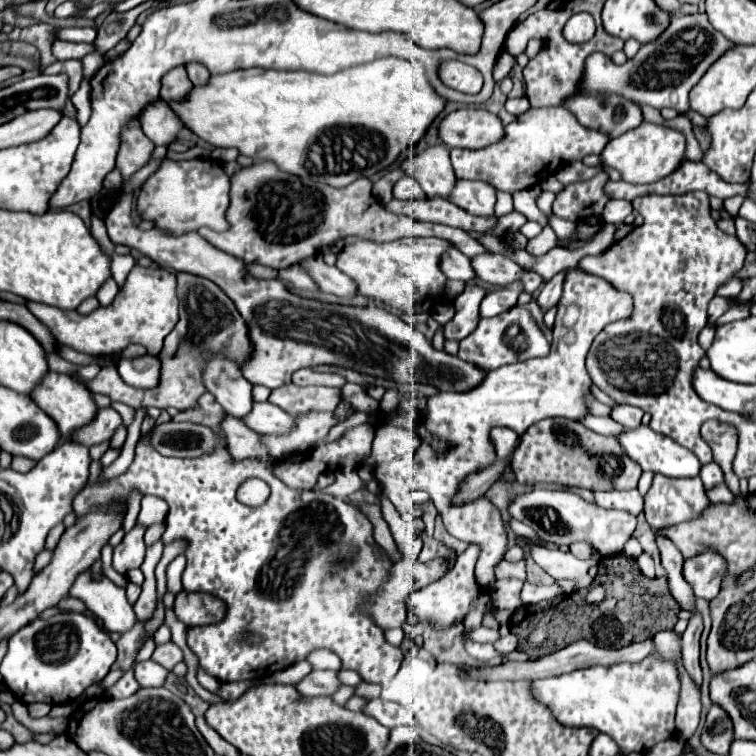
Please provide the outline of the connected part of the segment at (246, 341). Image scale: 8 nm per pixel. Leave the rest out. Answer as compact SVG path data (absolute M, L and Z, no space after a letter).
M178 272L176 276L178 276L178 296L180 296L180 322L176 324L172 334L168 334L168 338L180 338L180 340L174 350L174 346L168 346L168 338L166 338L166 346L158 354L158 358L162 362L158 386L150 388L150 390L140 390L140 388L128 386L120 378L116 366L112 364L112 366L104 366L100 370L100 374L92 382L88 382L88 388L92 392L106 394L112 400L124 402L132 408L146 408L146 406L170 408L170 406L174 406L178 410L188 410L188 408L196 408L198 398L204 394L202 366L208 362L208 358L214 352L224 354L228 360L234 360L240 366L246 360L250 360L254 346L252 346L252 340L248 334L248 326L246 326L244 318L240 316L236 304L222 292L222 288L202 276L194 276L194 274L186 274L186 272Z

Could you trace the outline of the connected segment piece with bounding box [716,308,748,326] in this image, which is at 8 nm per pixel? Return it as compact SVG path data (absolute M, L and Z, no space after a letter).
M732 308L732 310L728 310L724 316L720 316L718 318L718 326L722 326L722 324L728 324L728 322L732 322L732 320L740 320L740 318L746 318L748 316L748 308Z

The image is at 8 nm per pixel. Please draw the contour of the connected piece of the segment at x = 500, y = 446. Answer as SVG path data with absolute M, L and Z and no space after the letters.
M496 426L490 430L490 438L496 446L496 454L498 458L502 460L510 460L514 448L516 448L516 442L518 442L518 434L506 426Z

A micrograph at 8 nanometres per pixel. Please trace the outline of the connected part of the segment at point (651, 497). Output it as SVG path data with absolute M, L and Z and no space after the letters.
M654 474L652 486L650 486L650 490L648 490L646 498L644 498L646 520L656 530L670 528L670 526L676 526L680 522L696 520L710 506L712 506L712 502L708 500L700 478L682 478L680 480L680 478L666 478L662 474Z

